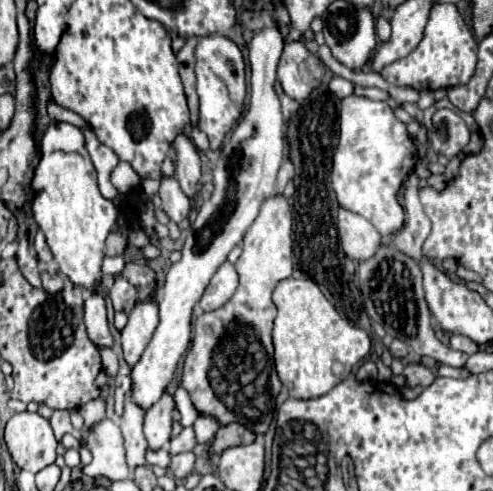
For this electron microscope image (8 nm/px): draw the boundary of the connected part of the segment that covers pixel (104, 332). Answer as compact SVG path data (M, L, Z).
M93 292L85 300L85 324L87 324L87 334L97 346L111 346L113 336L109 332L107 324L107 308L105 308L105 298L99 292Z

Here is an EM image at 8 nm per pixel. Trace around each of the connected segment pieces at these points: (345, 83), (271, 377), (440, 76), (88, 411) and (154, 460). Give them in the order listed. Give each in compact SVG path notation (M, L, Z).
M333 76L333 78L329 80L329 90L331 90L337 98L347 98L347 96L351 94L351 88L353 88L353 84L351 84L349 80L345 80L345 78Z
M273 194L261 204L261 212L241 242L243 254L235 262L239 286L215 312L195 320L191 348L183 362L181 386L189 392L201 414L215 416L221 424L239 422L255 434L265 434L273 414L281 380L275 372L271 330L277 308L271 300L279 280L293 274L293 216L283 194Z
M437 2L431 6L425 36L419 42L419 46L409 56L383 68L381 76L395 86L411 86L421 92L467 84L475 74L475 66L477 66L477 42L467 24L463 22L457 6Z
M109 384L101 386L99 398L95 398L93 402L87 402L87 404L83 404L83 406L79 408L79 414L81 414L83 420L85 420L85 430L105 418L105 400L107 400L107 394L109 394Z
M147 450L147 464L157 464L161 468L169 468L171 466L171 454L167 450Z

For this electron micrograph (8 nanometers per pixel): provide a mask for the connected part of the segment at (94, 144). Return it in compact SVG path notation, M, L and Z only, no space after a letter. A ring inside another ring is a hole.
M83 130L83 134L85 134L87 152L91 154L93 166L95 166L97 176L99 176L99 190L101 190L101 194L103 194L107 200L113 200L113 198L117 196L117 190L115 190L115 186L111 184L111 172L113 172L115 166L119 164L119 156L117 156L111 148L103 146L91 130Z

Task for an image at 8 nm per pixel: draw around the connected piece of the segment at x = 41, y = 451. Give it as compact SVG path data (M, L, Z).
M19 412L5 426L5 442L13 462L29 472L39 472L55 462L57 440L49 420L37 412Z

